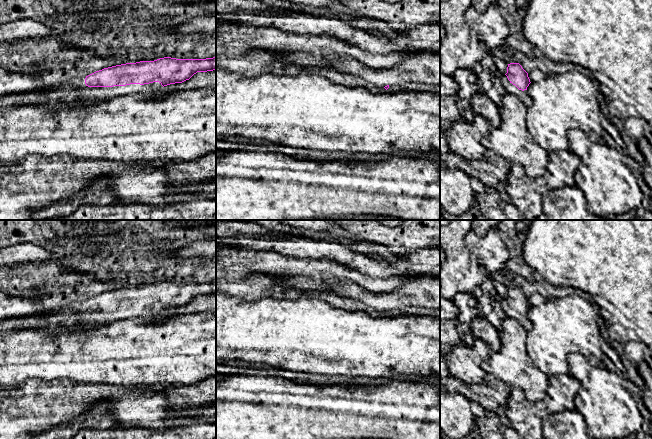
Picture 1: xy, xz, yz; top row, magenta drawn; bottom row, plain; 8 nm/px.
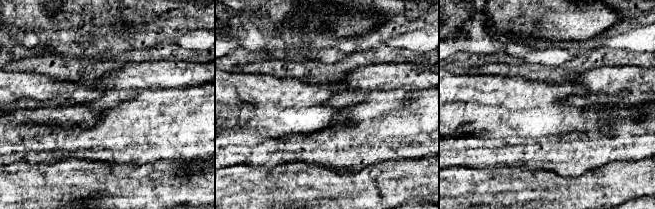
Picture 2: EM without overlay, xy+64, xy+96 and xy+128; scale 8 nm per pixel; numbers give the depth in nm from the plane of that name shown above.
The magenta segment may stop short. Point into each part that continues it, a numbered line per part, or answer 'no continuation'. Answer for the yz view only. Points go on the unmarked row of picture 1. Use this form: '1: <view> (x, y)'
1: yz (509, 311)

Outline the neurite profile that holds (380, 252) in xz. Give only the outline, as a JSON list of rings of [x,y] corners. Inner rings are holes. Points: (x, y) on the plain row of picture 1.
[[[356,240],[345,241],[340,244],[353,252],[364,254],[374,260],[393,261],[396,258],[396,255],[394,255],[386,246],[372,243],[374,247],[370,248],[365,244],[366,242],[367,241]]]

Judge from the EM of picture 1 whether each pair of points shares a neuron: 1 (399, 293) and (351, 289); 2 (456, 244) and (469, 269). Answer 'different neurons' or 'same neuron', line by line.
1: same neuron
2: same neuron

